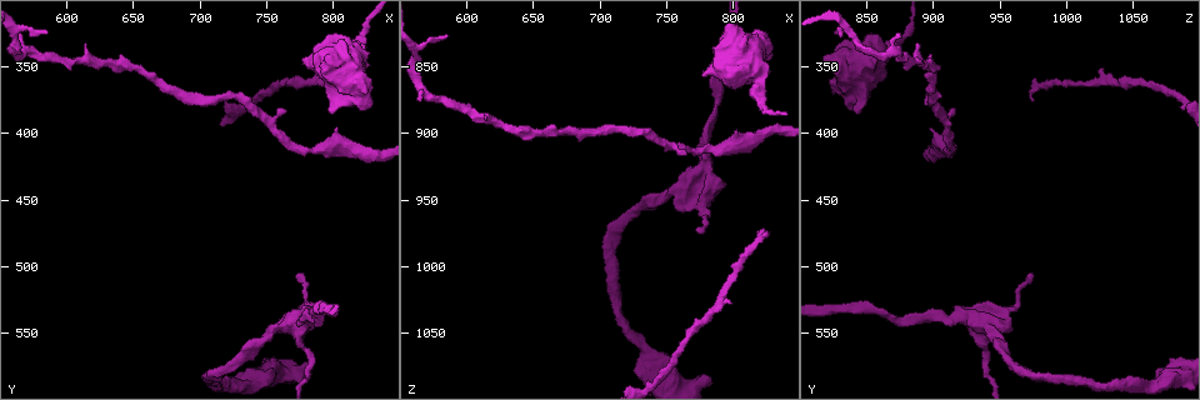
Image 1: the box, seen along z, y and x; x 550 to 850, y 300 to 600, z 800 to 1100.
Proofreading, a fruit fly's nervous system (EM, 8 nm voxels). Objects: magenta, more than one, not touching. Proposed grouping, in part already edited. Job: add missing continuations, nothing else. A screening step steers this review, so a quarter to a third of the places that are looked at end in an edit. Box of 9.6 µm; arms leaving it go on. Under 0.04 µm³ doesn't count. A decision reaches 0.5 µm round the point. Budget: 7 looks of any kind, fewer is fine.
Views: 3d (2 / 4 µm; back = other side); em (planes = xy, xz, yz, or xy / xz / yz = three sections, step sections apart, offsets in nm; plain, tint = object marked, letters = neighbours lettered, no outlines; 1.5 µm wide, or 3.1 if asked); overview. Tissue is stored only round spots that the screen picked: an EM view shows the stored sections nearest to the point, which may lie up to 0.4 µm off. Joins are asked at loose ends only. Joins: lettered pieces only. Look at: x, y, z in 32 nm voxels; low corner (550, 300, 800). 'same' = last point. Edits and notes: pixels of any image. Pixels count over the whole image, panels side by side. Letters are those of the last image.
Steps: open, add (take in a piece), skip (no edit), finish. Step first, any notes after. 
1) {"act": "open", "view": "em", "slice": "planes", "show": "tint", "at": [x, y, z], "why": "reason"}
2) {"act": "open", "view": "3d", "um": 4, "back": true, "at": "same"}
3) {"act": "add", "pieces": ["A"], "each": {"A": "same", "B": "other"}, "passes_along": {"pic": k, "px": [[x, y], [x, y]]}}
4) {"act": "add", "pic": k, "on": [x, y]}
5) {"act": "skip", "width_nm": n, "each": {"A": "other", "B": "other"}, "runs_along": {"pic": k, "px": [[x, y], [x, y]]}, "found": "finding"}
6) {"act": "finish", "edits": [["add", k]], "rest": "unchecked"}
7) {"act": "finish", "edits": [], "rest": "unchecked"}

{"act": "open", "view": "3d", "um": 2, "at": [778, 506, 976], "why": "tapers out"}

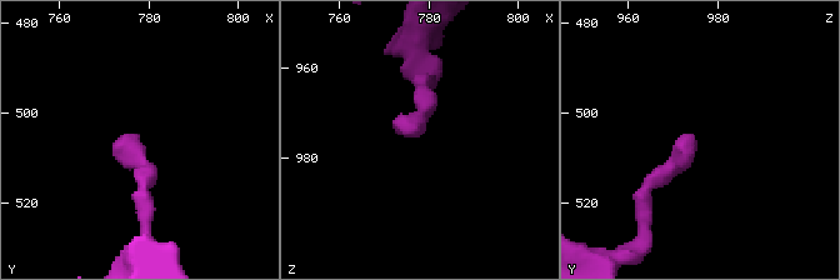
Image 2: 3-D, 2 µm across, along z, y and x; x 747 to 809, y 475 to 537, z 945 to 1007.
{"act": "open", "view": "em", "slice": "yz", "step": 4, "show": "letters", "at": [776, 505, 975]}

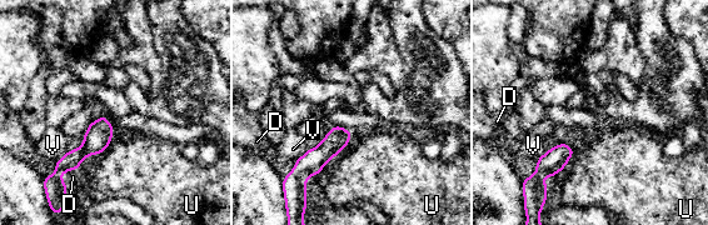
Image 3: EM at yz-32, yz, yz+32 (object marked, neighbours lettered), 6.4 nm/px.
{"act": "skip", "each": {"D": "other", "U": "other", "V": "other"}, "found": "none of them fits"}

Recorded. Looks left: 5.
{"act": "open", "view": "3d", "um": 2, "back": true, "at": [820, 374, 974], "why": "thin end"}

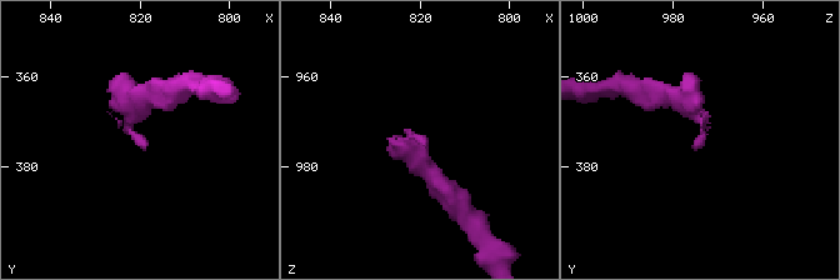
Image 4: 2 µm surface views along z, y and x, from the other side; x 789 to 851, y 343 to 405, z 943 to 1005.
{"act": "open", "view": "em", "slice": "xy", "step": 4, "show": "letters", "at": [821, 374, 973]}

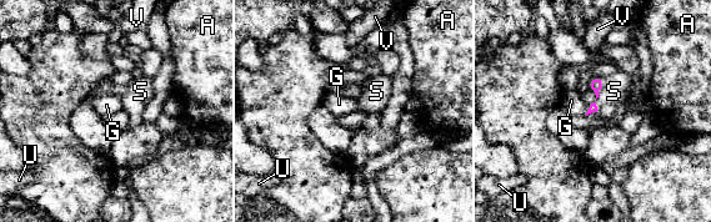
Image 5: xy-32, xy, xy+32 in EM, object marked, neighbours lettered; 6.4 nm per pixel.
{"act": "open", "view": "em", "slice": "planes", "show": "letters", "at": "same"}

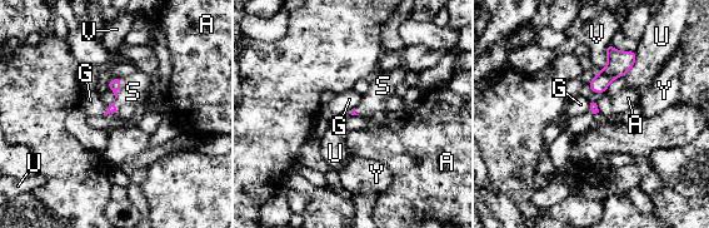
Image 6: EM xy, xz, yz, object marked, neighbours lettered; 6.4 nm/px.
{"act": "add", "pieces": ["S"], "each": {"A": "other", "G": "other", "S": "same", "U": "other", "V": "other", "Y": "other"}, "found": "the cell continues"}

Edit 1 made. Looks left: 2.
{"act": "open", "view": "overview"}

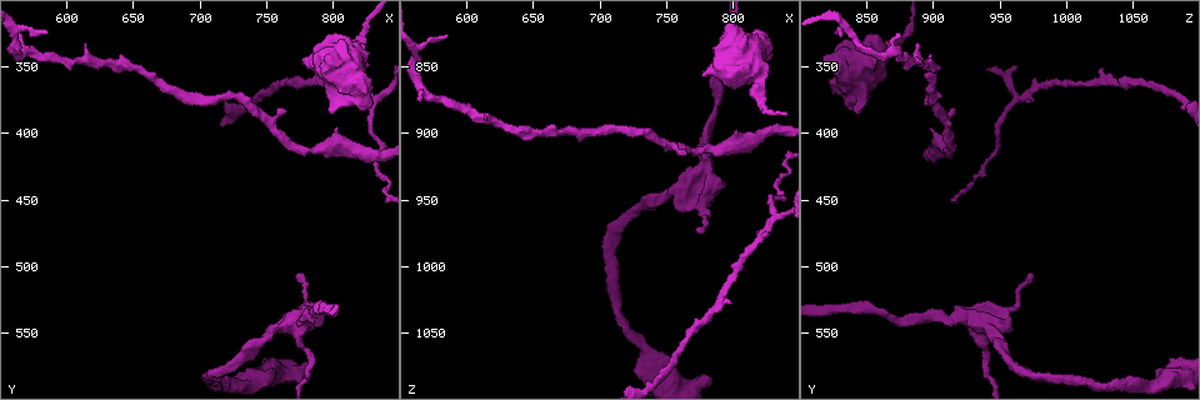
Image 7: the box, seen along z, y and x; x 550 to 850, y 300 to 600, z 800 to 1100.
{"act": "open", "view": "em", "slice": "planes", "show": "letters", "at": [764, 382, 918], "why": "branch stops here"}

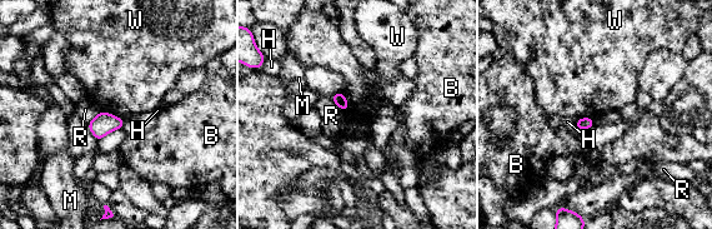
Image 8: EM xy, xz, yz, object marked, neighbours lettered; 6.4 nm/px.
{"act": "skip", "longest_contact_nm": ["W", 170], "each": {"B": "other", "H": "other", "M": "other", "R": "other", "W": "other"}, "border": {"pic": 8, "px": [[101, 110], [120, 117], [124, 120]]}, "found": "none of them fits"}

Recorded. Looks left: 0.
{"act": "finish", "edits": [["add", 6]], "rest": "unchecked"}

